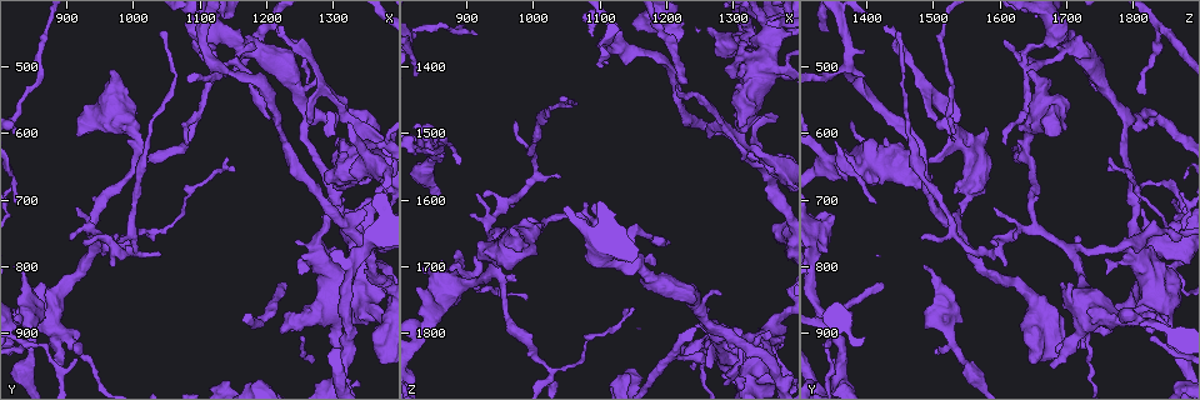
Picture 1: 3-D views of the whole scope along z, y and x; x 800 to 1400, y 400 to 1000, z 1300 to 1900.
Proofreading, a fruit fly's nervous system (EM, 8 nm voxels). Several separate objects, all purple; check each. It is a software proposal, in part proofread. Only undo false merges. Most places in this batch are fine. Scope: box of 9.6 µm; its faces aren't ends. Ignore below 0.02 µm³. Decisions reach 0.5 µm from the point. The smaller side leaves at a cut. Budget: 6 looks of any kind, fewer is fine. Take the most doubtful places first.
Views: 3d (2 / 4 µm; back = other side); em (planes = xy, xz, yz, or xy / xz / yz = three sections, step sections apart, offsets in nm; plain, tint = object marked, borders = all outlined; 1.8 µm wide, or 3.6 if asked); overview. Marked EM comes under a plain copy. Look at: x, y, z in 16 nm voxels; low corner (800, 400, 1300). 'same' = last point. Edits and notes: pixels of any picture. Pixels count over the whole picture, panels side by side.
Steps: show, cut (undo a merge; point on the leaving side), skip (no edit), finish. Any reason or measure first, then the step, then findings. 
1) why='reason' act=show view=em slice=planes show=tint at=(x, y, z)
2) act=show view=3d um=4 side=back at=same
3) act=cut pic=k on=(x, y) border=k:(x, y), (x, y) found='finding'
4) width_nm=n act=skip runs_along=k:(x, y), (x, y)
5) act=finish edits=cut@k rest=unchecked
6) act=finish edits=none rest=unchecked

why='four-way junction' act=show view=3d um=4 at=(1355, 645, 1355)

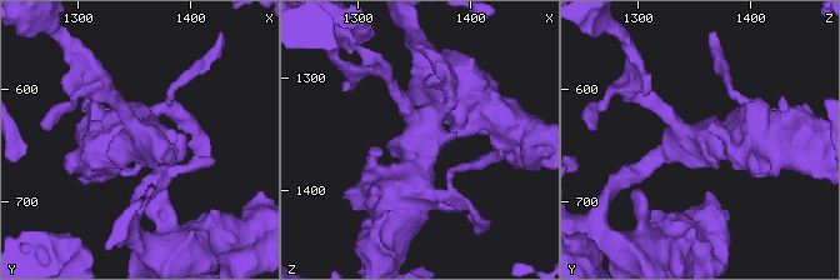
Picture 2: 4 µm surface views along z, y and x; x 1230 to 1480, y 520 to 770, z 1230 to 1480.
arms=4 why='need the tissue' act=show view=em slice=xz step=16 show=tint at=(1358, 646, 1358)

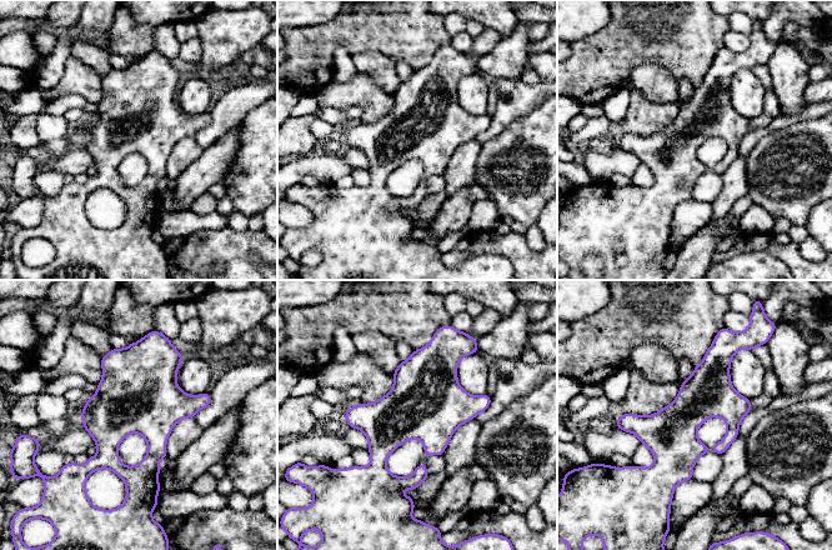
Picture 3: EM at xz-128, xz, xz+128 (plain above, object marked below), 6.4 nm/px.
why='cut it another way' act=show view=em slice=planes show=borders at=same

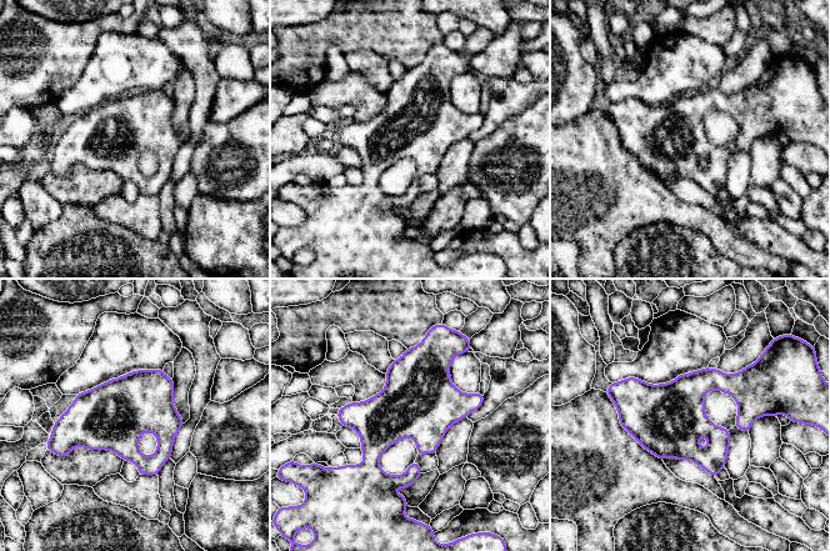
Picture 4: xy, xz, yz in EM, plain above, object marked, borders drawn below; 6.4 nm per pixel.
act=skip found='all the same cell'

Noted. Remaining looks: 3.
why='three-way junction' act=show view=em slice=xy step=16 show=tint at=(1335, 615, 1530)

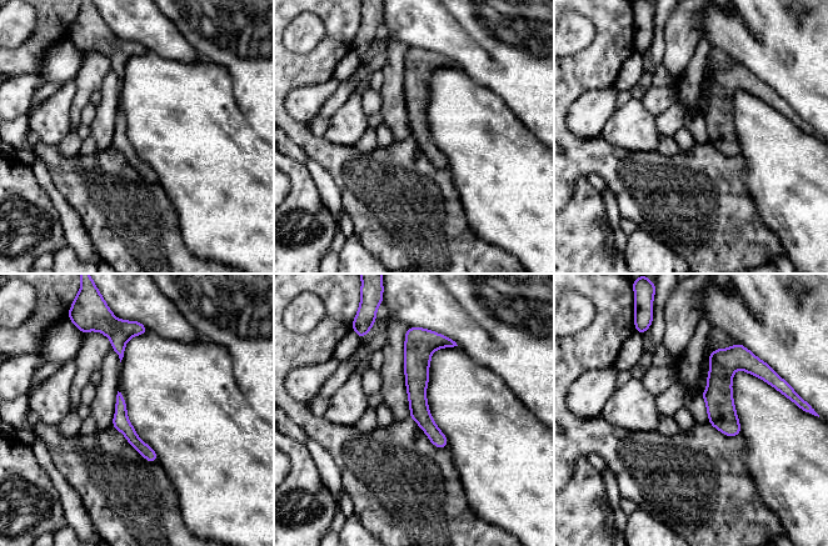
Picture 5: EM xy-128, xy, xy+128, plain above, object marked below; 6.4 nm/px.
width_nm=20 act=skip runs_along=5:(408, 339), (419, 412), (443, 444) found='all the same cell'

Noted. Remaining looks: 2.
act=show view=em slice=planes show=tint at=(840, 880, 1795)

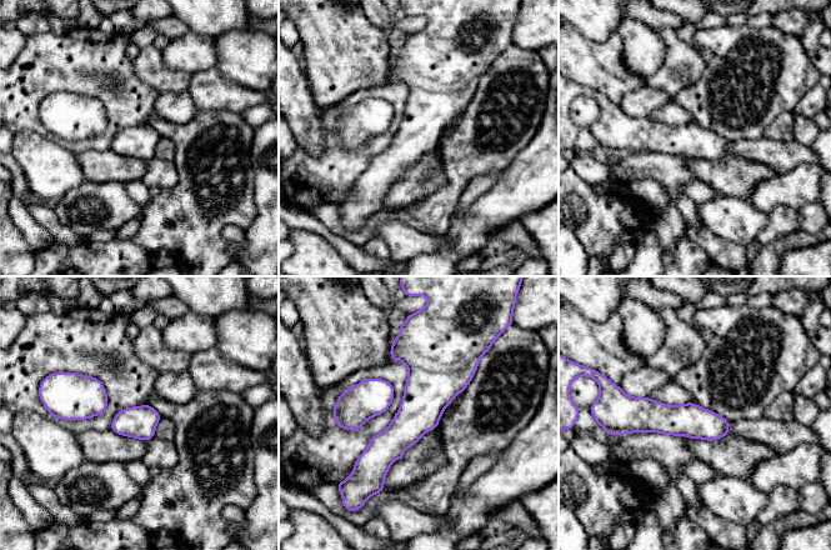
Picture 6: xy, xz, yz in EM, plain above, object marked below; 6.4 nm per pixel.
width_nm=200 act=skip found='one cell here'

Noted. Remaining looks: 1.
act=finish edits=none rest=unchecked

